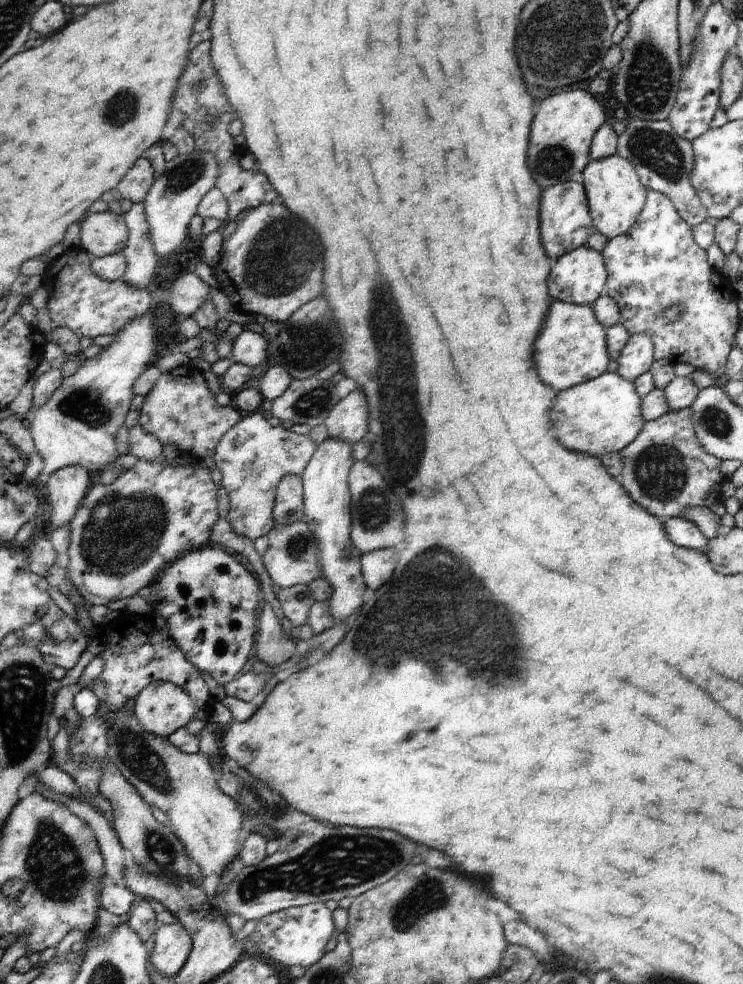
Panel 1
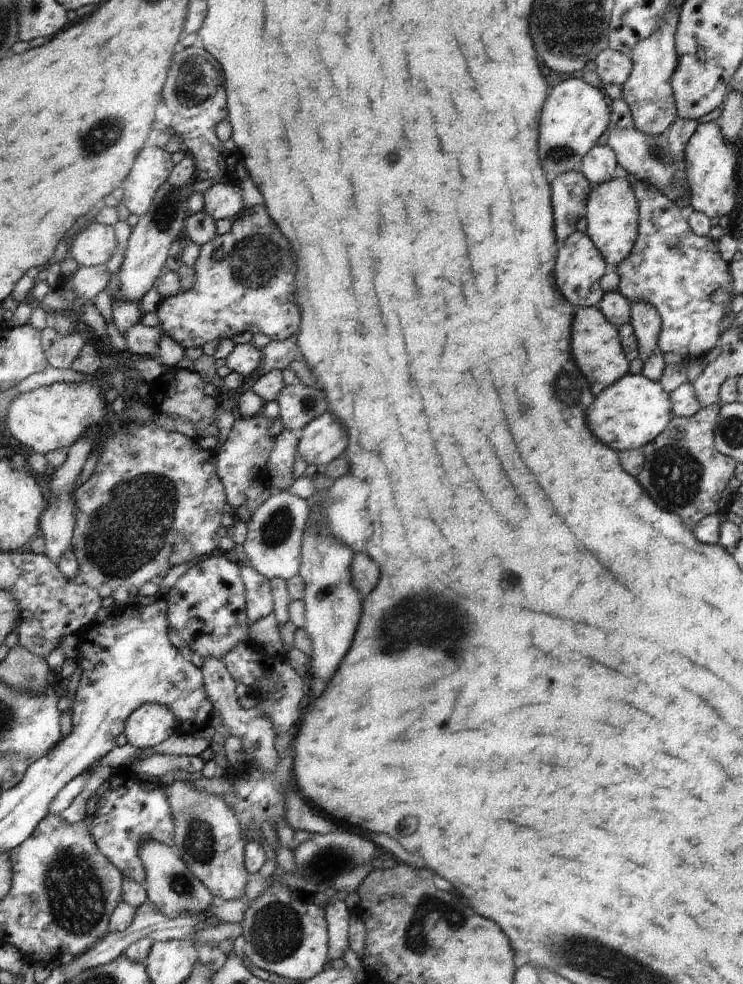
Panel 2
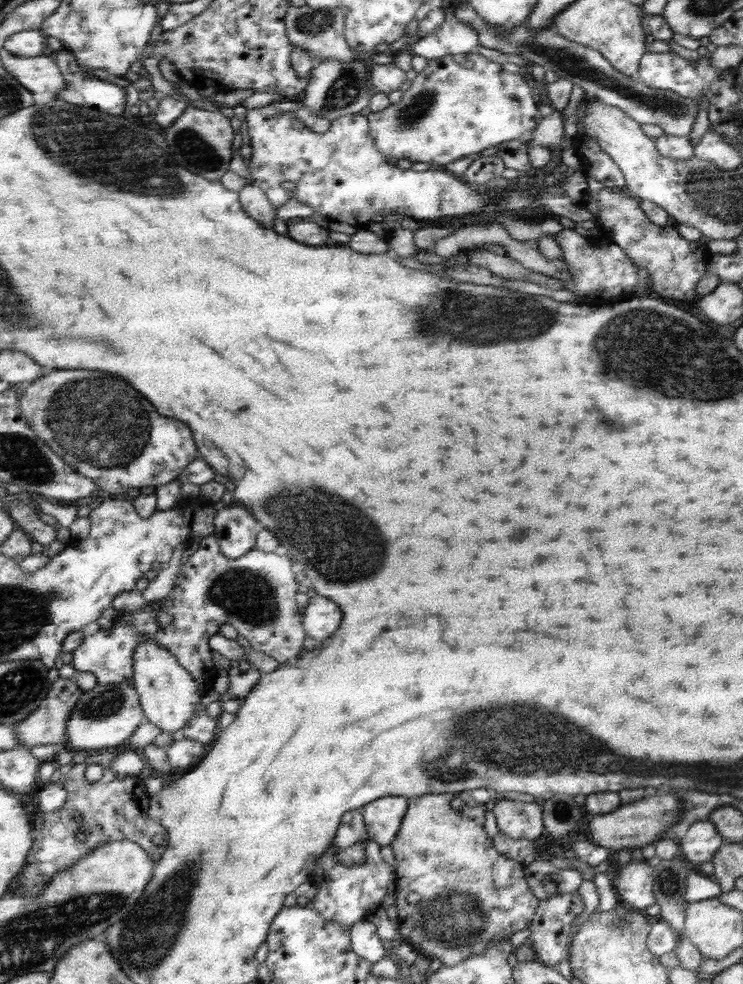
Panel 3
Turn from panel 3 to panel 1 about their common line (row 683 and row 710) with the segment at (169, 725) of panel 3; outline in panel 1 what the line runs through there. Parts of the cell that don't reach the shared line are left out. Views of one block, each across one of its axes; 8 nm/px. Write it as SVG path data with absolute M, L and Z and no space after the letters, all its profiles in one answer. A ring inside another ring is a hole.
M155 682L135 700L135 718L143 732L169 738L195 718L195 700L175 684Z

